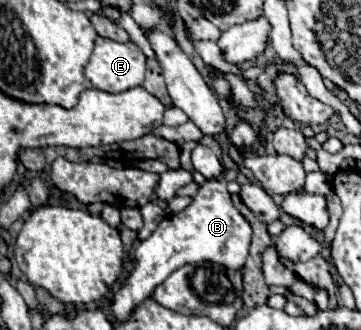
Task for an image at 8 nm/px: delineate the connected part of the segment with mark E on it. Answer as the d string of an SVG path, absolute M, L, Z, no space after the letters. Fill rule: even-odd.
M107 38L95 40L95 50L91 54L91 60L85 68L87 80L97 88L105 92L125 92L129 88L141 86L145 80L145 54L133 44L133 42L115 42Z

